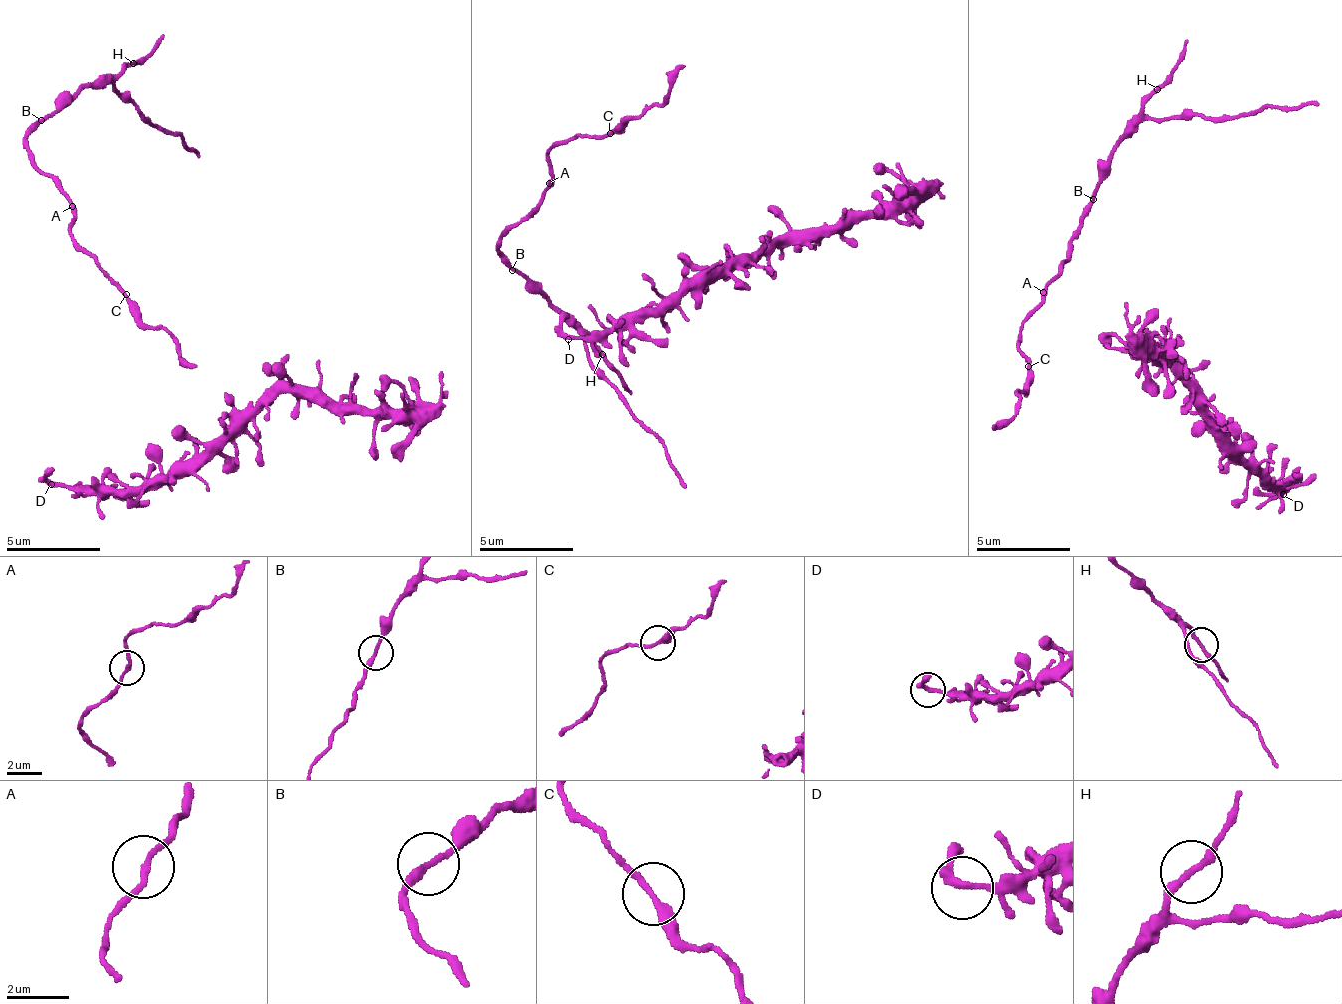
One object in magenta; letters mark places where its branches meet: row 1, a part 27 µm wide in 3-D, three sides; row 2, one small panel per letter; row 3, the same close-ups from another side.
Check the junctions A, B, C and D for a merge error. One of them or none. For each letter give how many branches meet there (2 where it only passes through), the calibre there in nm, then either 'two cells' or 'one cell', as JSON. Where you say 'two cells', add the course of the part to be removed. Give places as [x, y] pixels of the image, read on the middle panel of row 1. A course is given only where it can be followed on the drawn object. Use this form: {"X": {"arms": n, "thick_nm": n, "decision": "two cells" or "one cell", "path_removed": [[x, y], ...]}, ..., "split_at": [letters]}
{"A": {"arms": 2, "thick_nm": 180, "decision": "one cell"}, "B": {"arms": 2, "thick_nm": 220, "decision": "one cell"}, "C": {"arms": 2, "thick_nm": 240, "decision": "one cell"}, "D": {"arms": 2, "thick_nm": 240, "decision": "one cell"}, "split_at": []}

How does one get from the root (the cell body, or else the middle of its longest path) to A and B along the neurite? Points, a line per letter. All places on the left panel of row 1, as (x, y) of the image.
A: (121, 294), (121, 290), (98, 265), (98, 261), (69, 230), (69, 223), (73, 221), (72, 206)
B: (121, 294), (69, 230), (72, 202), (67, 191), (32, 158), (27, 138), (31, 126), (39, 121)

